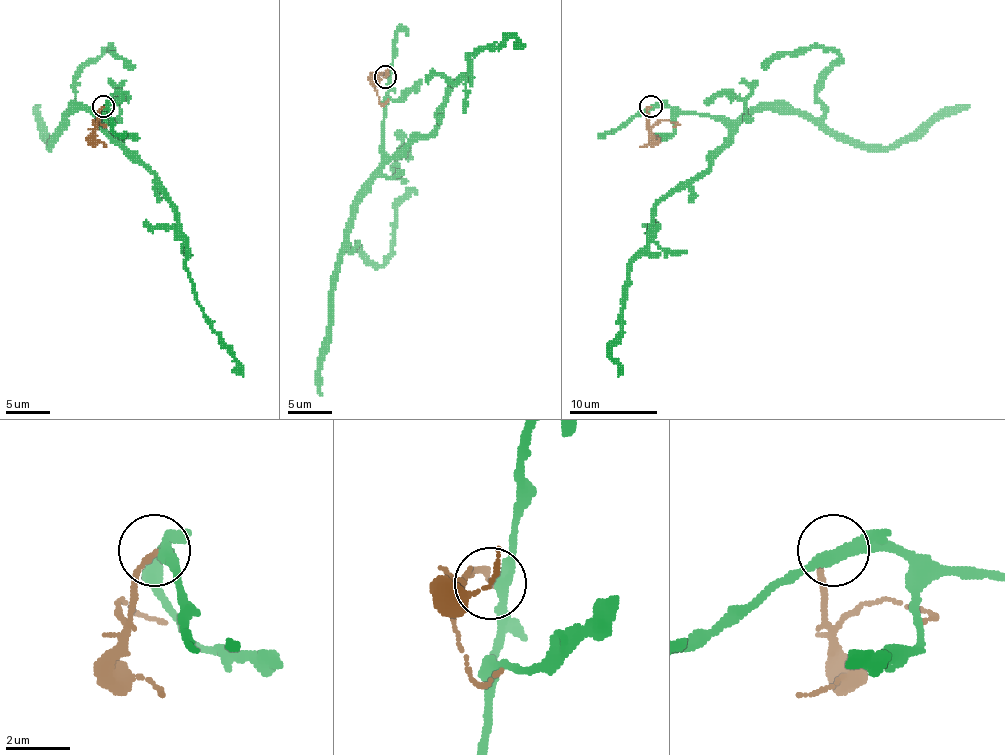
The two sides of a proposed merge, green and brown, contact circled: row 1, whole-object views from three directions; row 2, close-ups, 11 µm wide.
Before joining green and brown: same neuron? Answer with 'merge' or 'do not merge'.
do not merge

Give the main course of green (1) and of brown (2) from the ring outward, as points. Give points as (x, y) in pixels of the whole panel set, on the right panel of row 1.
1: (651, 107), (715, 116), (731, 136), (702, 173), (655, 206), (611, 347), (618, 376)
2: (651, 107), (647, 111), (651, 127), (664, 120), (678, 125), (673, 127)

